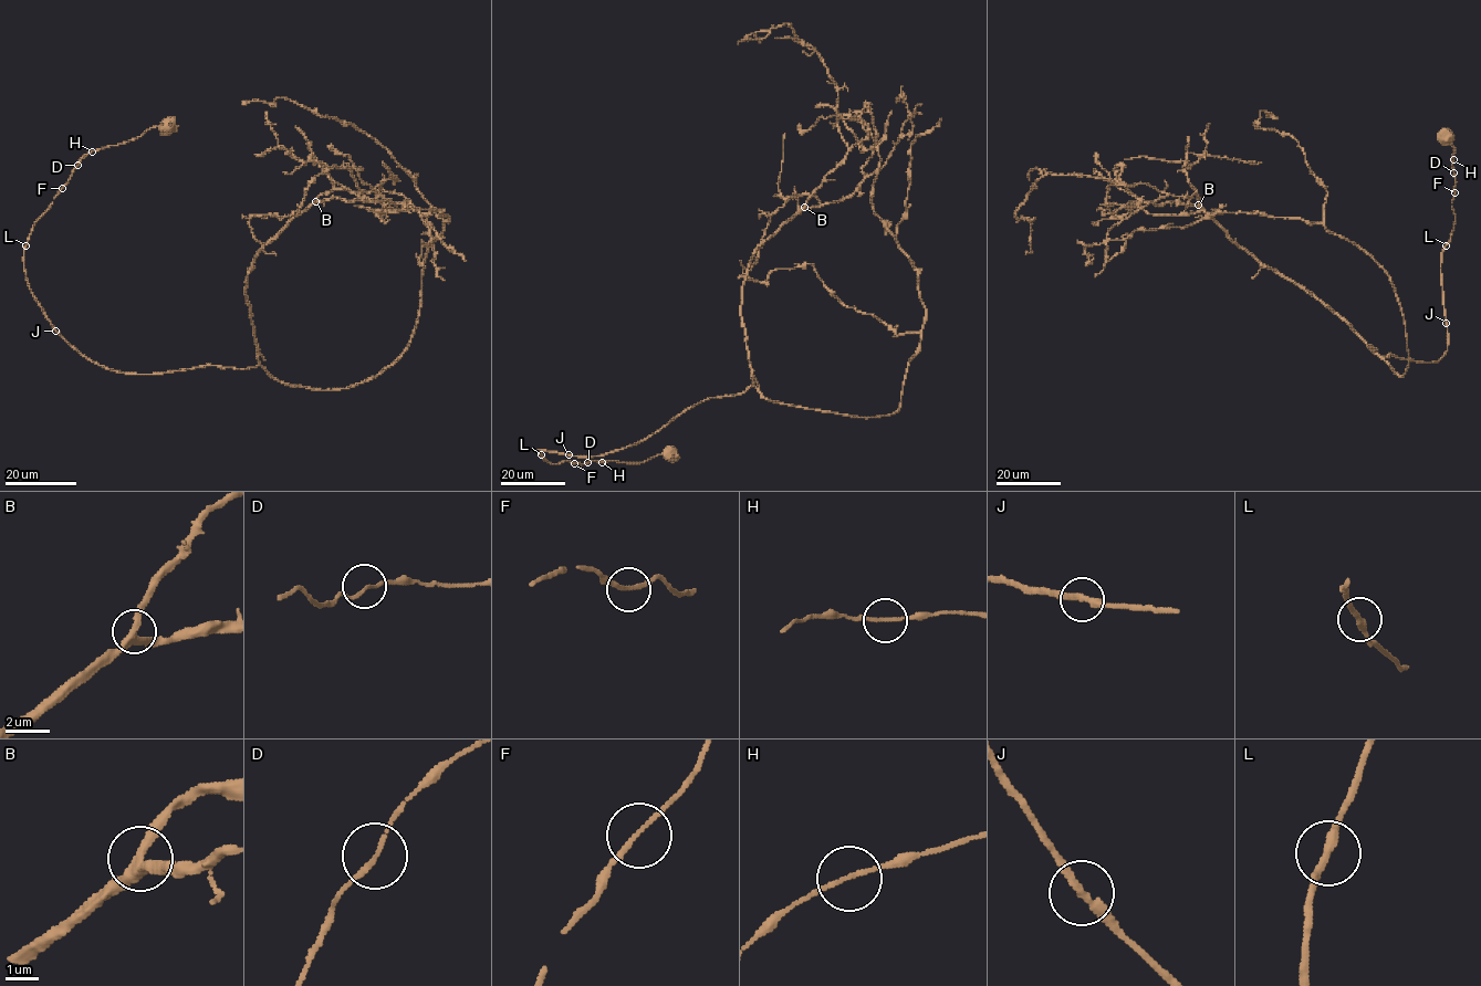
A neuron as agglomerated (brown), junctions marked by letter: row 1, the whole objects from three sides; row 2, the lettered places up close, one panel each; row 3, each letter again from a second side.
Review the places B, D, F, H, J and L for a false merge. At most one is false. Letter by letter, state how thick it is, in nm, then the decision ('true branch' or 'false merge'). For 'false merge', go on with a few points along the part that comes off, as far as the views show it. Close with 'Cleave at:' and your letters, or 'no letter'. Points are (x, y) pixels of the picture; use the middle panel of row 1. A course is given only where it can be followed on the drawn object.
B: calibre 320 nm; true branch
D: calibre 140 nm; true branch
F: calibre 150 nm; true branch
H: calibre 120 nm; true branch
J: calibre 280 nm; true branch
L: calibre 280 nm; true branch
Cleave at: no letter

